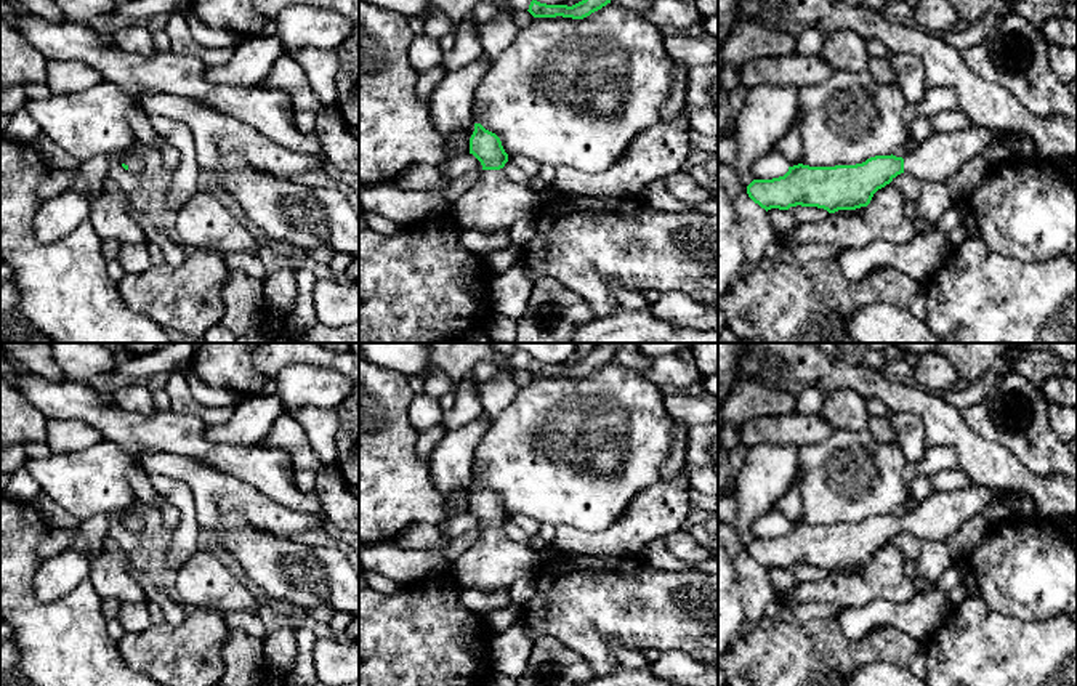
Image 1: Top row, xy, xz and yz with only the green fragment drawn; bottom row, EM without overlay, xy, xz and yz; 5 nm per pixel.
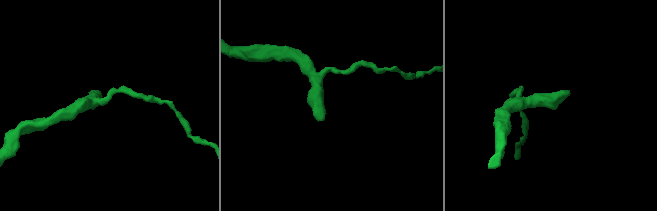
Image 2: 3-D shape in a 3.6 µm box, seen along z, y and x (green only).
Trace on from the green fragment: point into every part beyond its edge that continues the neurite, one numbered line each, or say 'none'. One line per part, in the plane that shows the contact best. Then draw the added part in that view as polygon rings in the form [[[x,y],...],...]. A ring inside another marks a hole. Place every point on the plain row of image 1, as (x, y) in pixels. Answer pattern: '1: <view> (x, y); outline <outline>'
1: xz (496, 561); outline [[[482,529],[479,540],[449,566],[462,588],[490,593],[510,588],[538,569],[538,551],[513,542],[505,529]]]

